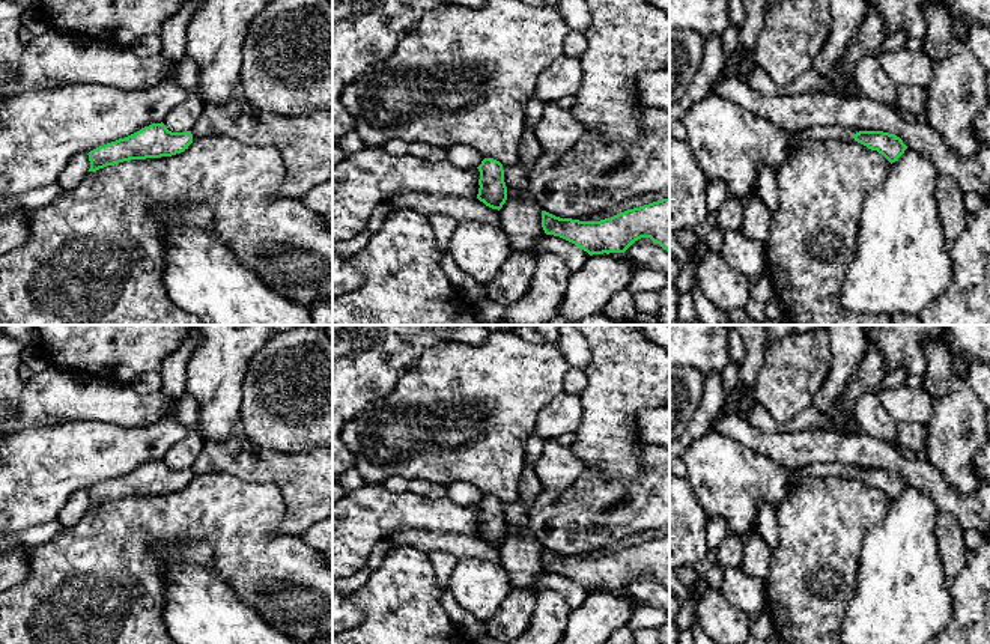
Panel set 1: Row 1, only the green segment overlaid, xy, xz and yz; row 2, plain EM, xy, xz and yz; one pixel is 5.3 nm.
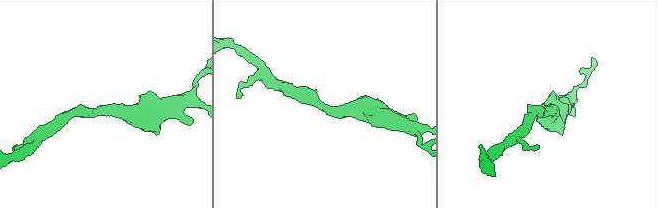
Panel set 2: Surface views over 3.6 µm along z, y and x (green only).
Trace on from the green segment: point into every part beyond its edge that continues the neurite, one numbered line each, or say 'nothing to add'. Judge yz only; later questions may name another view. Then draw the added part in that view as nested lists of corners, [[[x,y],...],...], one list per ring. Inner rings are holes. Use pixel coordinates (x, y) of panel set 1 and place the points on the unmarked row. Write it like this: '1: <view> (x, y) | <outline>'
1: yz (822, 470) | [[[817,462],[805,466],[797,472],[794,477],[794,485],[799,483],[802,477],[812,475],[812,477],[844,477],[844,478],[852,478],[855,477],[853,472],[859,469],[858,466],[853,465],[846,465],[840,462]]]

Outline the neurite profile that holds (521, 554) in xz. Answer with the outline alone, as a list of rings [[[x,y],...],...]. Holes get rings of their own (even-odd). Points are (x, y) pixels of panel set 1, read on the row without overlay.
[[[524,498],[503,503],[507,537],[500,546],[500,561],[507,570],[512,588],[534,590],[539,594],[536,578],[545,572],[542,545],[530,527],[530,510]]]

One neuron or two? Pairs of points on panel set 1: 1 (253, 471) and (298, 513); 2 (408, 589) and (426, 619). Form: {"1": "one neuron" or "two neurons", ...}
{"1": "one neuron", "2": "one neuron"}

